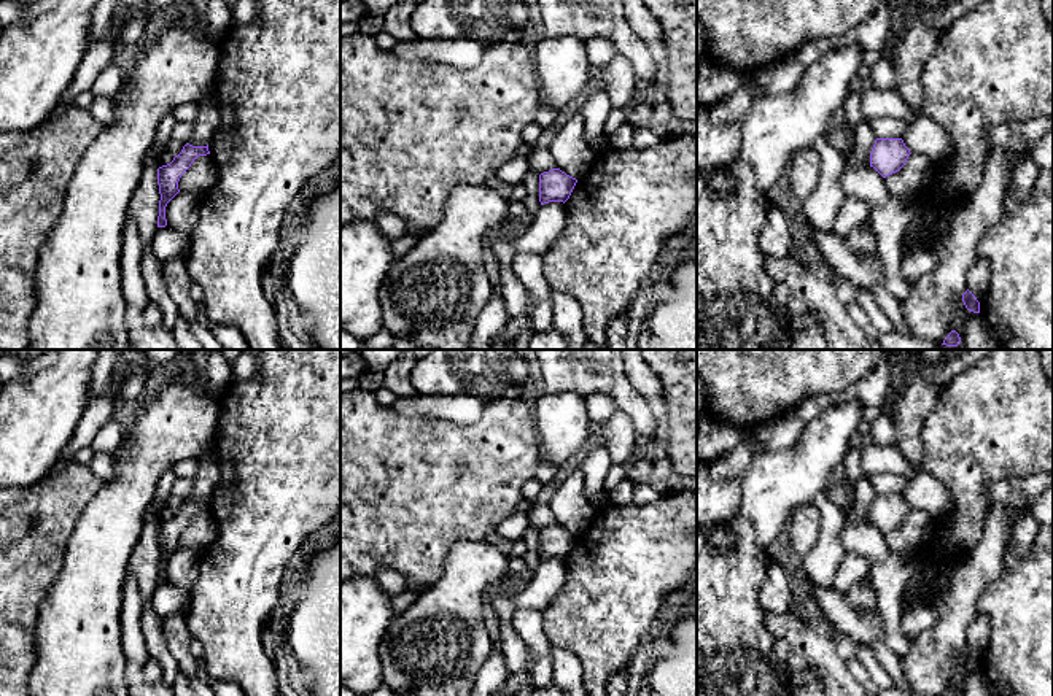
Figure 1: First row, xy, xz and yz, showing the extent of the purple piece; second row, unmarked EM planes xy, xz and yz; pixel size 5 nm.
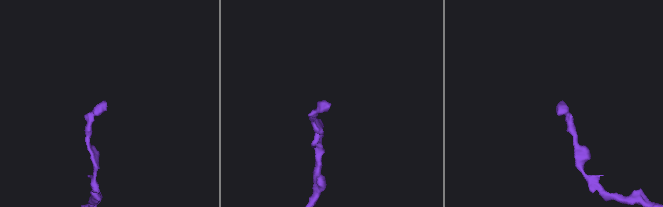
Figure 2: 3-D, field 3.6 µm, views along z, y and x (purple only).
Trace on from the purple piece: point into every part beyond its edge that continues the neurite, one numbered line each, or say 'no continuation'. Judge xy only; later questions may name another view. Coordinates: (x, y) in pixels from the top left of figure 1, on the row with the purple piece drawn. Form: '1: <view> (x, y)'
no continuation

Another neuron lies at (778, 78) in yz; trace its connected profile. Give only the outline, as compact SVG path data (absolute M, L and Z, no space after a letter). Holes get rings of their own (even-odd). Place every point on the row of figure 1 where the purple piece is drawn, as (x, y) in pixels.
M783 59L762 68L752 78L764 89L765 97L791 92L805 73L805 67L795 60Z

